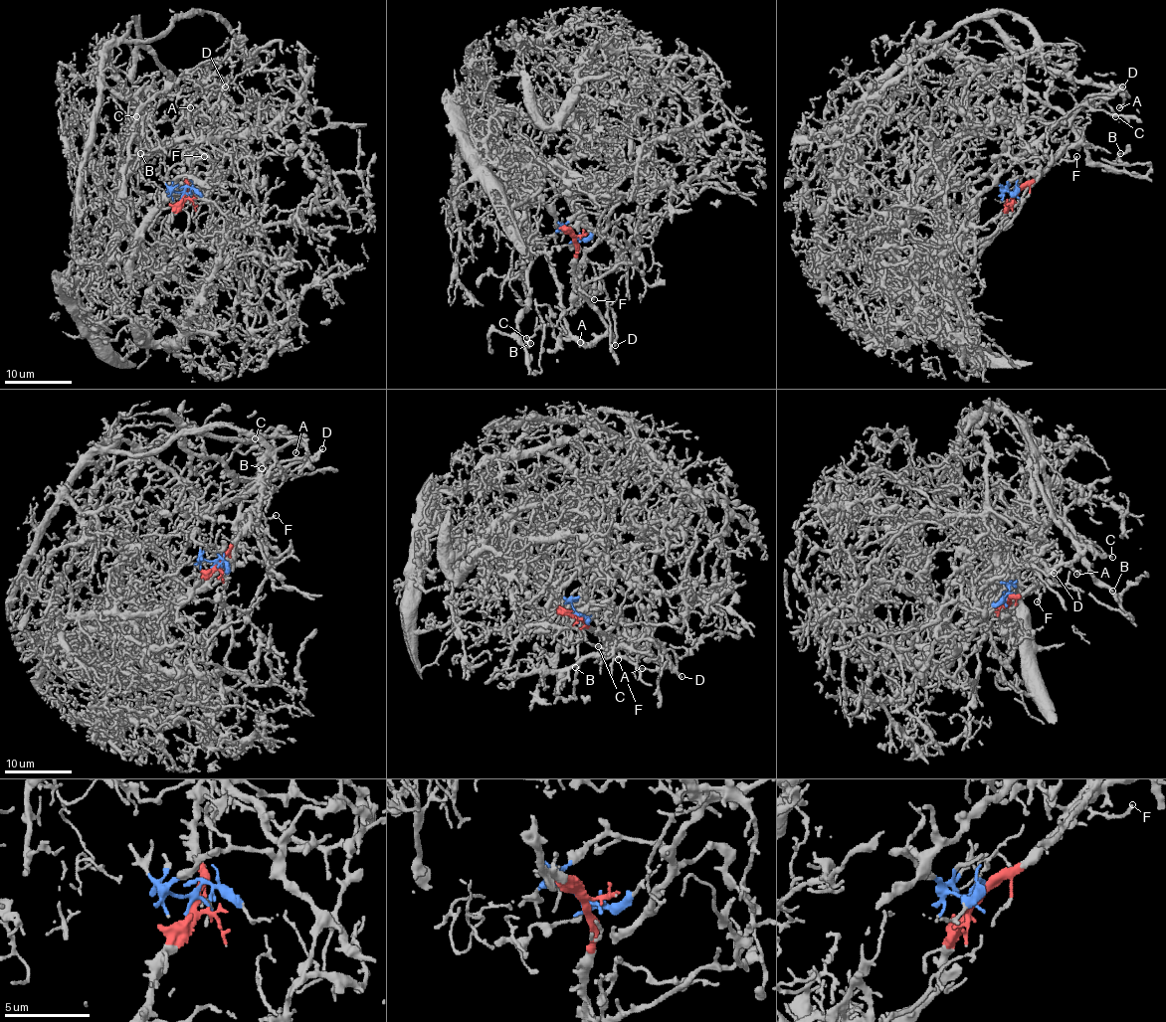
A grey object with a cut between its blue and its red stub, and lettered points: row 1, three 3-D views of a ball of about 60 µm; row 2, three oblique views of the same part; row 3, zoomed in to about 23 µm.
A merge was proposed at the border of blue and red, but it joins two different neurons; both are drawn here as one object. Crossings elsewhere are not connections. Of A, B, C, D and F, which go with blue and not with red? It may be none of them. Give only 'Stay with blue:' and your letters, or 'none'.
Stay with blue: A, B, C, D

